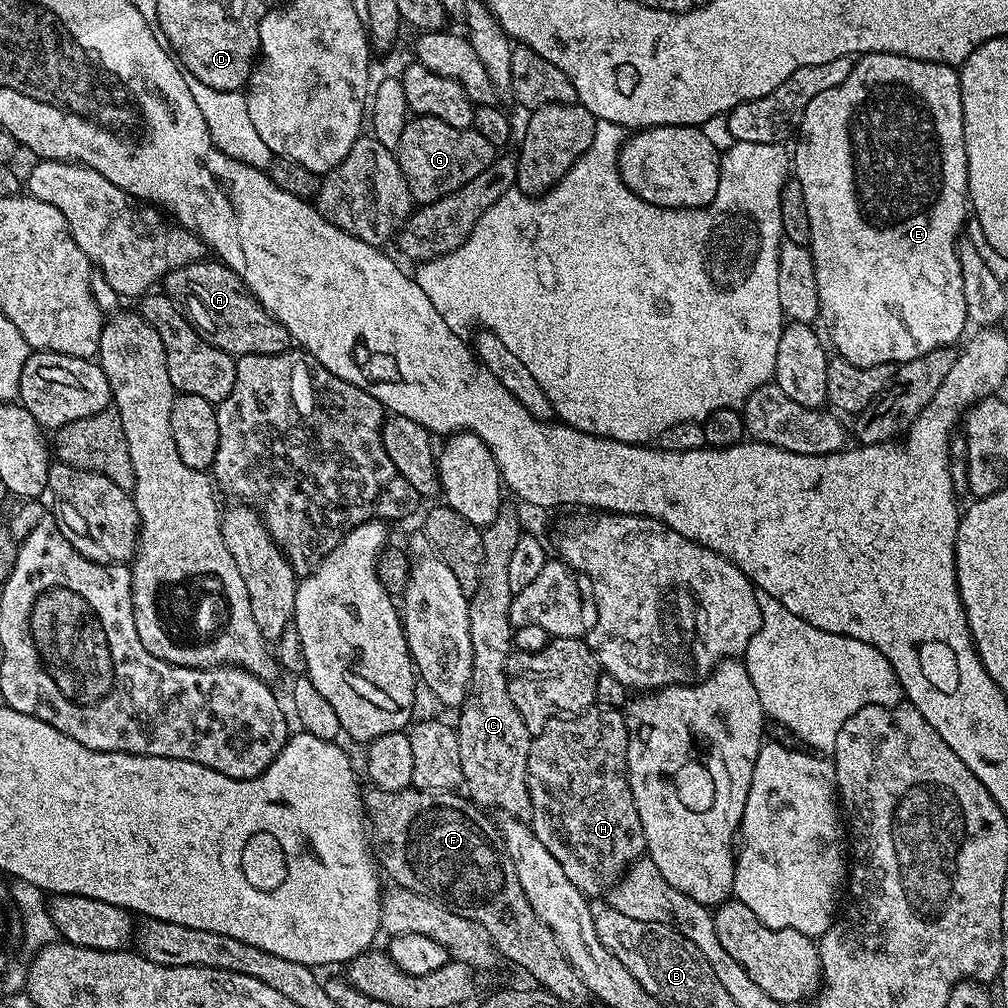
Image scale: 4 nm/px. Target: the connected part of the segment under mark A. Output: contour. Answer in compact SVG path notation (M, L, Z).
M203 258L192 264L175 268L169 272L162 281L162 288L171 296L181 309L186 310L186 315L201 334L214 346L224 352L229 352L233 358L242 356L273 356L279 352L289 351L290 337L288 331L280 325L259 302L252 297L251 292L225 264L215 258Z

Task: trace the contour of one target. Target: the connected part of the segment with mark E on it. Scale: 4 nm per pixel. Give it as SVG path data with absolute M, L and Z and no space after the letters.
M865 52L865 53L863 53L863 55L861 55L861 56L860 56L860 57L859 57L859 59L857 59L857 60L856 60L856 61L855 61L855 63L853 63L853 65L852 65L852 69L851 69L851 70L850 70L850 74L849 74L849 75L848 75L848 76L847 76L847 77L846 77L846 82L842 82L842 86L834 86L834 90L822 90L822 94L814 94L814 98L810 98L810 106L806 106L806 110L805 110L805 111L804 111L804 117L803 117L803 118L802 118L802 122L801 122L801 123L800 123L800 127L799 127L799 129L798 129L798 137L799 137L799 136L800 136L800 145L798 145L798 146L797 146L797 148L796 148L796 152L795 152L795 148L794 148L794 178L795 178L795 179L796 179L796 180L797 180L797 182L798 182L798 183L799 183L799 184L800 184L800 185L801 185L801 186L802 186L802 187L804 187L804 193L805 193L805 194L806 194L806 214L807 214L807 215L808 215L808 217L809 217L809 218L810 218L810 247L811 247L811 249L812 249L812 257L813 257L813 258L814 258L814 278L818 278L818 302L819 302L819 303L820 303L820 314L819 314L819 319L820 319L820 320L821 320L821 321L823 321L823 320L824 320L824 324L825 324L825 326L826 326L826 327L828 327L828 336L829 336L829 337L828 337L828 336L827 336L827 339L828 339L828 340L829 340L829 341L830 341L830 344L831 344L831 340L830 340L830 339L832 339L832 344L833 344L833 346L834 346L834 347L836 347L836 352L835 352L835 355L836 355L836 356L837 356L837 357L839 357L839 359L842 359L842 360L845 360L845 361L846 361L846 362L850 362L850 363L851 363L851 364L853 364L853 365L854 365L854 366L882 366L882 365L883 365L883 364L894 364L894 365L897 365L897 366L899 366L899 365L901 365L901 364L905 364L905 363L906 363L906 362L910 362L910 361L911 361L911 360L913 360L913 359L914 359L914 358L918 358L918 357L919 357L919 356L921 356L921 355L922 355L922 354L926 354L926 353L927 353L927 352L929 352L929 351L930 351L930 350L934 350L934 349L935 349L935 348L943 348L943 347L945 347L945 346L952 346L952 345L955 345L955 344L956 344L956 343L957 343L957 342L956 342L956 341L955 341L955 340L956 340L956 339L958 339L958 338L959 338L959 336L960 336L960 335L962 335L962 334L963 334L963 332L964 332L964 327L966 327L966 326L967 326L967 327L969 327L969 324L970 324L970 321L969 321L969 319L968 319L968 311L967 311L967 310L966 310L966 298L965 298L965 297L964 297L964 295L962 295L962 266L961 266L961 265L960 265L960 262L959 262L959 260L958 260L958 254L957 254L957 253L956 253L956 242L957 242L957 240L959 240L959 239L961 239L961 236L962 236L962 233L963 233L963 232L964 232L964 231L965 231L965 228L966 228L966 221L967 221L967 220L968 220L968 219L969 219L969 216L970 216L970 201L969 201L969 198L968 198L968 163L967 163L967 162L966 162L966 142L965 142L965 141L964 141L964 119L963 119L963 118L962 118L962 90L961 90L961 89L960 89L960 73L959 73L959 71L957 71L957 69L956 69L956 68L955 68L955 67L953 67L953 65L950 65L950 64L939 64L939 63L938 63L938 62L926 62L926 61L925 61L925 60L919 60L919 59L918 59L918 58L906 58L906 57L905 57L905 56L899 56L899 55L898 55L898 54L886 54L886 53L885 53L885 52Z

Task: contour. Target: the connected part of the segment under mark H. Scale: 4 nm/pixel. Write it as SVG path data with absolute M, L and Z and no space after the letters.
M593 706L585 712L565 715L563 718L548 720L541 732L535 733L530 746L530 754L526 758L526 782L528 783L528 793L530 794L530 827L532 832L554 854L554 859L558 861L558 866L566 873L566 878L578 886L578 890L589 898L595 896L603 897L615 885L618 877L623 873L629 864L641 859L645 855L646 845L644 843L644 831L642 830L642 818L638 806L634 806L634 794L628 781L628 727L624 721L624 712L619 708L602 708Z

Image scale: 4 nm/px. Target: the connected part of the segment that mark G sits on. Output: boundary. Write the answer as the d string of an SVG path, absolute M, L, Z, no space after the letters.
M413 115L411 119L412 121L404 124L400 141L394 151L398 166L408 183L408 189L412 192L413 201L421 205L434 203L444 195L450 195L451 192L466 186L472 178L477 178L478 174L486 170L498 155L497 149L493 148L490 142L486 142L486 138L482 138L482 134L478 134L473 127L450 126L447 122L442 122L442 118L433 116Z

